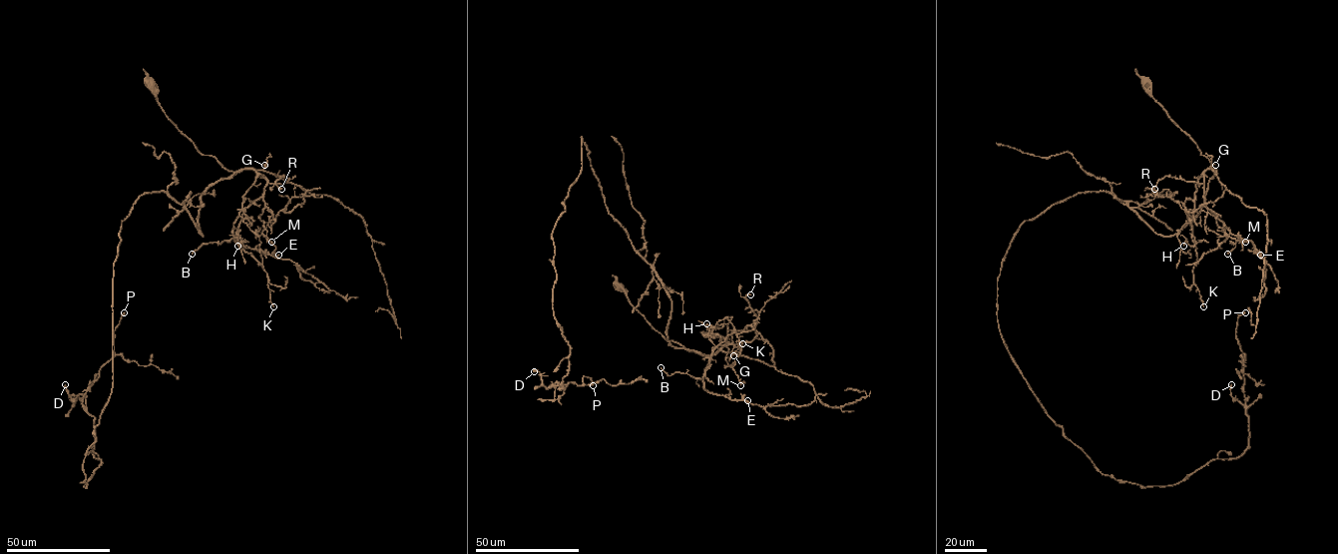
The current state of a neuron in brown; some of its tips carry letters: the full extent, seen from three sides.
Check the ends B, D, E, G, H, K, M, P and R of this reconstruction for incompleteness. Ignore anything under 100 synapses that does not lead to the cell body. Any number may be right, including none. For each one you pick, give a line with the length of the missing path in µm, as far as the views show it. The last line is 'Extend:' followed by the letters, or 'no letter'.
Extend: no letter

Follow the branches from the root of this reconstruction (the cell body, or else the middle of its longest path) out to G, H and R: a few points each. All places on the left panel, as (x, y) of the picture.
G: (149, 83), (165, 114), (200, 153), (213, 156), (233, 172), (262, 170), (264, 165)
H: (149, 83), (200, 153), (230, 171), (256, 173), (233, 224), (237, 246)
R: (149, 83), (200, 153), (230, 171), (252, 169), (269, 183), (287, 182), (285, 177), (275, 182), (281, 189)

